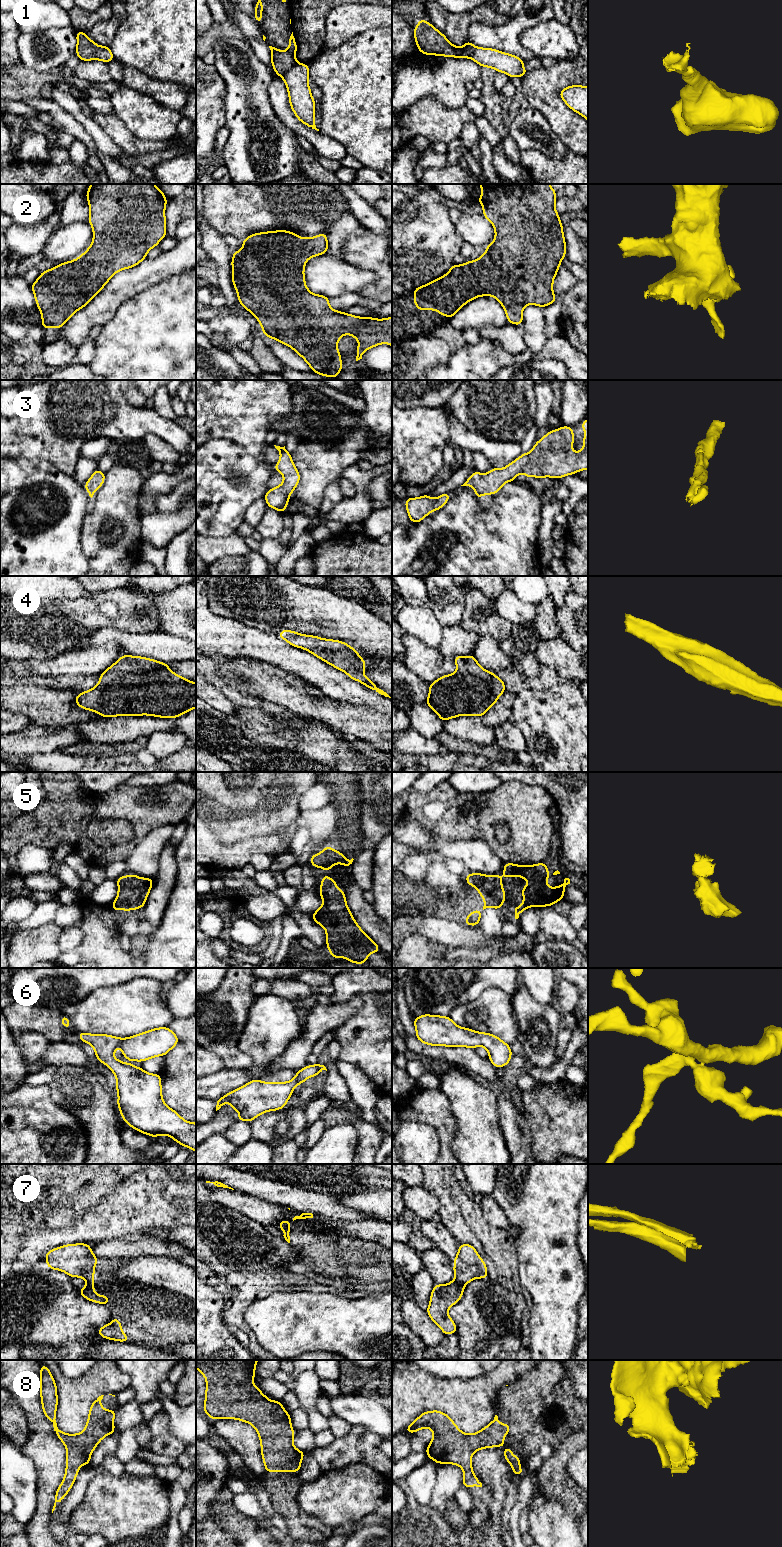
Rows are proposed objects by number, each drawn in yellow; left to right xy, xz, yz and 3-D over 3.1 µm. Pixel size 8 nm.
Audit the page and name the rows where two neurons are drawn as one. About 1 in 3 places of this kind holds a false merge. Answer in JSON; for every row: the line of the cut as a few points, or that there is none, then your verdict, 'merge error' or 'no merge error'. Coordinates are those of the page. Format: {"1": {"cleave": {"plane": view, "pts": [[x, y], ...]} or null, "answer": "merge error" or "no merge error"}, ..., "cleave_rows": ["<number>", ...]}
{"1": {"cleave": {"plane": "xz", "pts": [[297, 63], [282, 76]]}, "answer": "merge error"}, "2": {"cleave": null, "answer": "no merge error"}, "3": {"cleave": null, "answer": "no merge error"}, "4": {"cleave": null, "answer": "no merge error"}, "5": {"cleave": null, "answer": "no merge error"}, "6": {"cleave": null, "answer": "no merge error"}, "7": {"cleave": {"plane": "yz", "pts": [[455, 1278], [463, 1285]]}, "answer": "merge error"}, "8": {"cleave": null, "answer": "no merge error"}, "cleave_rows": ["1", "7"]}

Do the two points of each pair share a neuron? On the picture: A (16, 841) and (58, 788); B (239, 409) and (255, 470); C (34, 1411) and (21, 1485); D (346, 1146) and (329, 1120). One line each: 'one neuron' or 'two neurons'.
A: one neuron
B: two neurons
C: two neurons
D: two neurons

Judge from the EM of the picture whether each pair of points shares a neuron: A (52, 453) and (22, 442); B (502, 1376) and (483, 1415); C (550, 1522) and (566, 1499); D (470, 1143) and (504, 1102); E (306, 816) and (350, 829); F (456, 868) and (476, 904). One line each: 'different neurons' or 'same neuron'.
A: same neuron
B: same neuron
C: different neurons
D: different neurons
E: different neurons
F: same neuron

